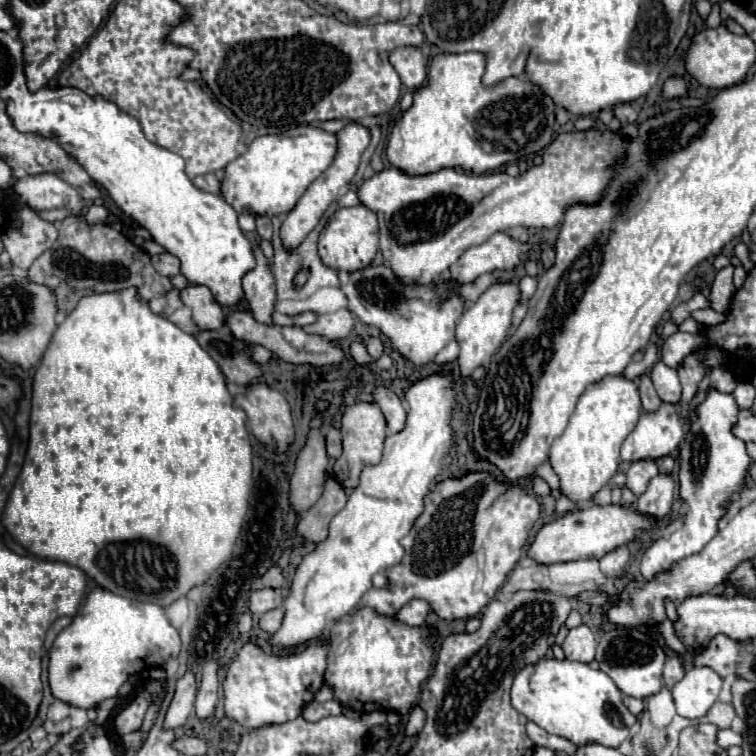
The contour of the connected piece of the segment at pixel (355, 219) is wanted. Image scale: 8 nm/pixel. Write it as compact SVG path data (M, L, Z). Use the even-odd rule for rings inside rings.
M357 204L351 208L339 208L319 236L319 256L323 264L327 264L333 270L341 268L345 272L355 272L369 266L379 248L377 230L379 228L377 228L375 212L365 208L363 204Z

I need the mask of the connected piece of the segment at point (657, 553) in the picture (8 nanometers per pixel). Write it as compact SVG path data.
M711 390L707 394L707 398L703 400L703 404L699 406L699 420L691 424L687 436L685 436L685 442L681 446L681 470L679 470L679 484L681 484L681 498L689 504L689 512L685 514L685 524L683 528L679 528L677 532L673 532L669 538L659 538L655 540L641 556L641 574L645 580L651 580L657 572L661 570L667 570L671 564L691 556L691 554L697 554L715 534L717 534L717 522L719 518L727 512L727 502L729 498L745 484L745 472L751 464L747 452L745 452L745 442L735 438L731 434L731 426L735 422L739 414L739 408L733 400L731 394L723 394L723 392L717 392L717 390Z

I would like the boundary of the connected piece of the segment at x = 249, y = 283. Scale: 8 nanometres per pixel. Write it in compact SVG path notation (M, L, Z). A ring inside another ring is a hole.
M255 248L255 258L257 258L257 266L245 274L243 278L243 292L245 298L249 302L249 308L255 316L255 320L263 322L263 324L273 324L271 314L275 308L275 278L271 274L269 262L263 256L261 248Z

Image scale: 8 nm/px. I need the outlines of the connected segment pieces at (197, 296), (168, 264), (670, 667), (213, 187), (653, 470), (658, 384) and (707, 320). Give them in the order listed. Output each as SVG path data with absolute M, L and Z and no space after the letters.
M189 284L181 290L181 302L185 306L191 306L193 310L193 322L201 330L215 330L223 324L225 316L221 312L221 306L215 302L211 290L207 286Z
M163 252L163 254L159 254L155 268L163 276L175 276L175 274L179 274L179 260L175 256L171 256L169 252Z
M671 656L665 662L665 668L663 668L663 684L665 684L665 688L671 690L683 678L683 674L685 674L685 670L683 670L679 658L677 656Z
M203 174L193 178L193 184L197 188L203 188L203 192L211 192L211 194L219 194L219 178L215 174Z
M637 460L637 462L631 462L629 468L627 468L627 482L625 486L635 494L635 496L641 496L649 484L649 480L659 472L657 464L653 460Z
M661 360L653 366L651 380L653 380L655 390L663 402L677 402L681 398L681 382L677 376L677 370L669 368Z
M705 308L705 310L695 310L695 312L691 312L691 318L697 320L699 324L703 324L703 326L711 326L711 324L723 322L723 320L725 320L725 314L719 314L719 312L715 312L713 308Z

